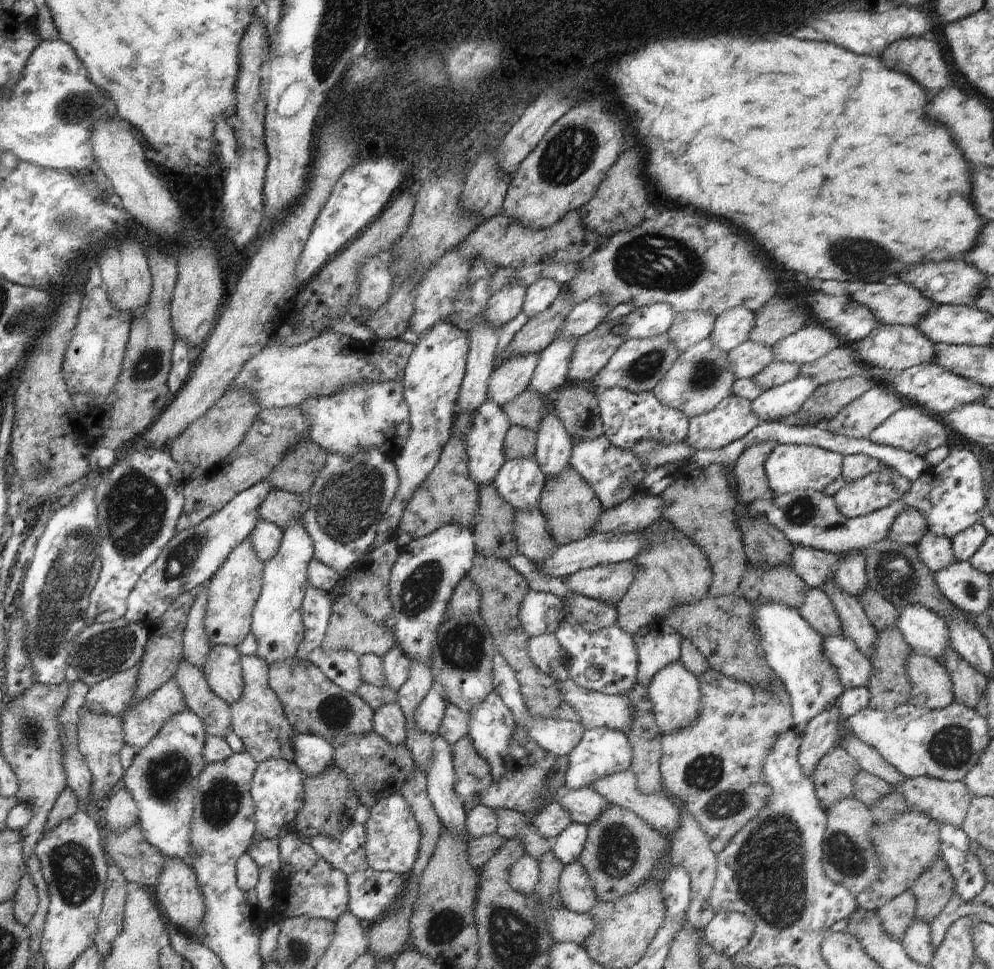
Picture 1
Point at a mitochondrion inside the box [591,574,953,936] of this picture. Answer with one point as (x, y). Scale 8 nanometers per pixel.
(769, 872)

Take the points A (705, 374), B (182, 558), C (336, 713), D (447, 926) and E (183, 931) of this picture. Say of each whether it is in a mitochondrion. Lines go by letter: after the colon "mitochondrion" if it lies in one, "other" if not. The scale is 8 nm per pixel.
A: mitochondrion
B: mitochondrion
C: mitochondrion
D: mitochondrion
E: other

